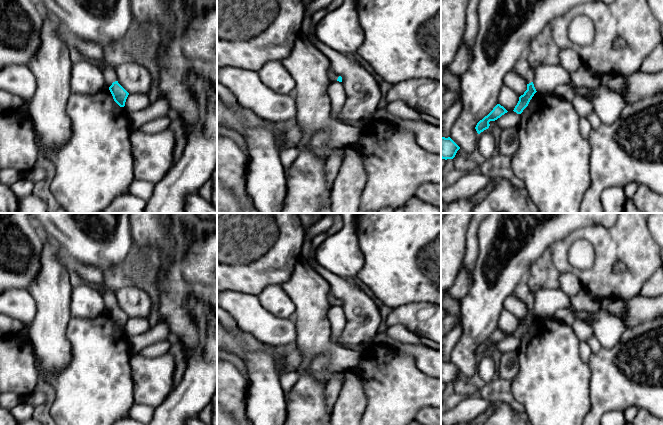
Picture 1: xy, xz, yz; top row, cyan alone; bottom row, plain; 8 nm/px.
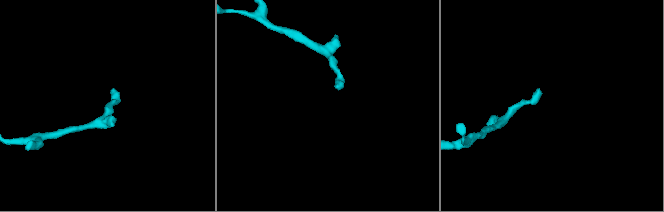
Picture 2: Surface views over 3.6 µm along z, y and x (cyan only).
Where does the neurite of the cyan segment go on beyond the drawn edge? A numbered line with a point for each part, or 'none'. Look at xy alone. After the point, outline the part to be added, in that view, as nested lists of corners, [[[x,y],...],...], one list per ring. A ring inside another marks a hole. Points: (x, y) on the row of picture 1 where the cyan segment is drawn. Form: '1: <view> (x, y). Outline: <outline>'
1: xy (109, 73). Outline: [[[105,65],[102,69],[102,72],[103,72],[107,87],[110,87],[112,83],[116,81],[115,68],[111,67],[110,65]]]

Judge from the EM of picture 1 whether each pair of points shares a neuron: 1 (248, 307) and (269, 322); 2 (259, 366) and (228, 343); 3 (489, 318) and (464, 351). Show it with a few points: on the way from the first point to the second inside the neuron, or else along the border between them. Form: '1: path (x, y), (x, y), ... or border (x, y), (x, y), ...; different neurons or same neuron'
1: path (253, 312), (264, 322); same neuron
2: border (267, 352), (249, 351), (244, 361); different neurons
3: path (481, 326), (468, 343); same neuron

